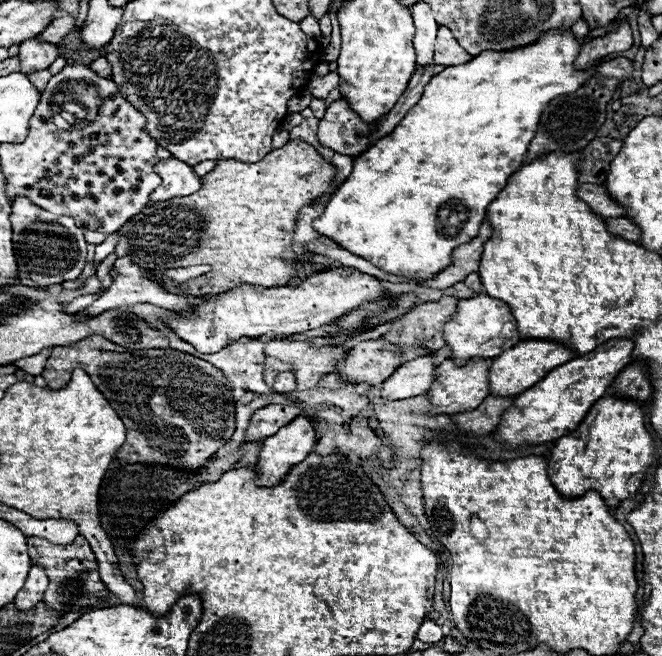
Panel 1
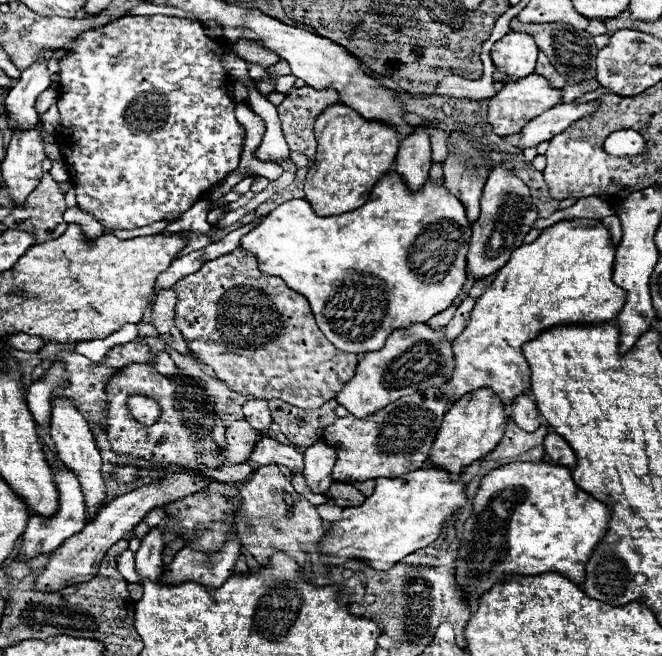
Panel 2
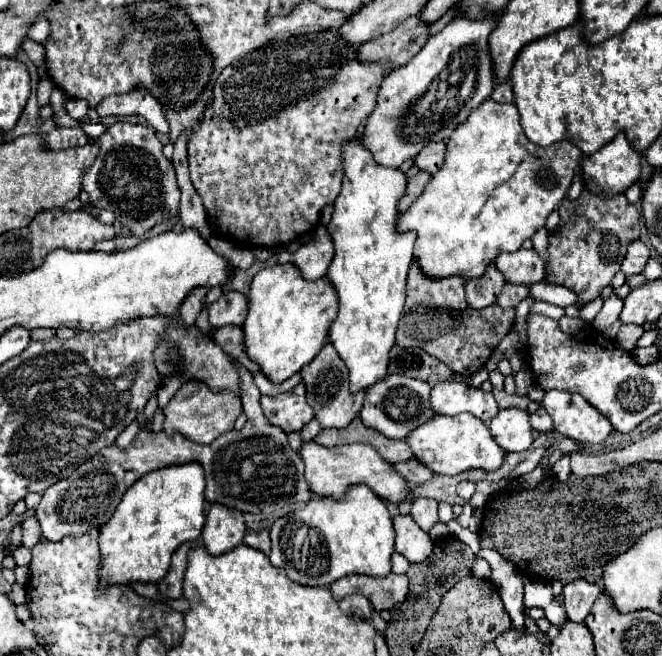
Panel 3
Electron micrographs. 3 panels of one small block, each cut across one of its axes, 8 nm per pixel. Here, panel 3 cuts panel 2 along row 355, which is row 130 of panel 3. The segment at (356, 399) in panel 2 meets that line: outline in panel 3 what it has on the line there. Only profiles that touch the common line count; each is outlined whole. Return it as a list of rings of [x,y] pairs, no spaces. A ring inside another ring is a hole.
[[[498,14],[478,20],[456,16],[442,32],[430,36],[408,64],[384,78],[378,104],[364,126],[364,146],[368,146],[378,164],[398,168],[404,160],[414,158],[428,142],[448,140],[452,130],[492,94],[496,76],[488,38],[498,22]],[[446,68],[452,68],[452,72],[440,80]]]

